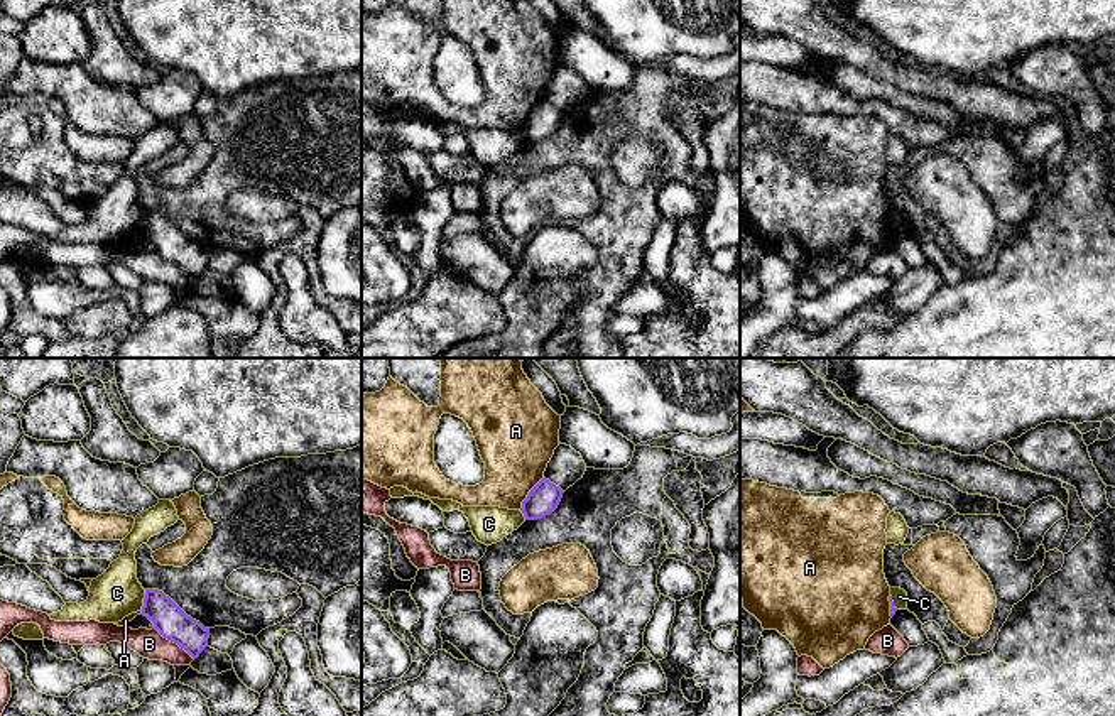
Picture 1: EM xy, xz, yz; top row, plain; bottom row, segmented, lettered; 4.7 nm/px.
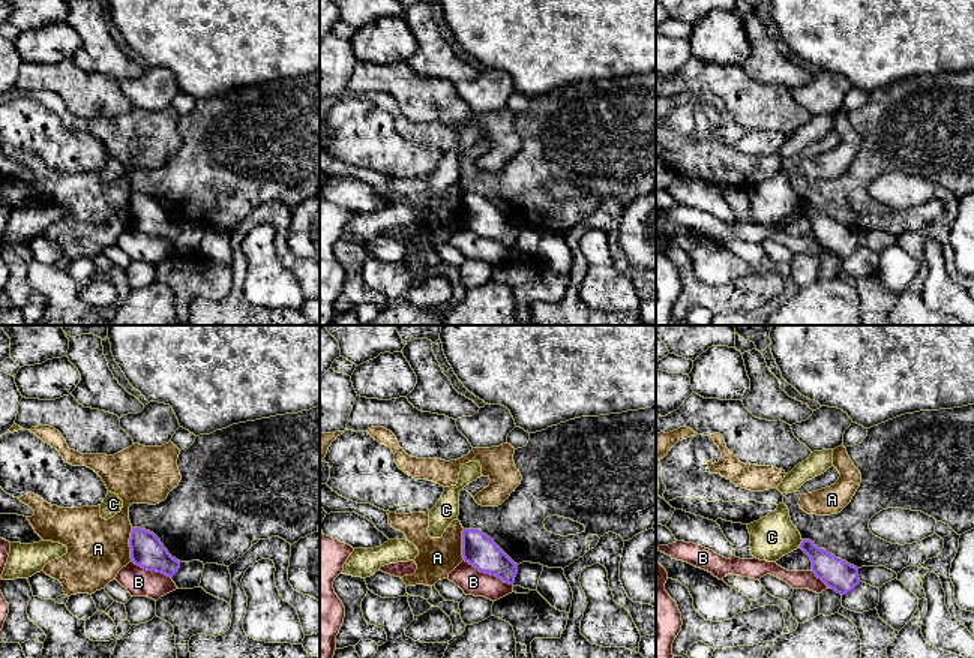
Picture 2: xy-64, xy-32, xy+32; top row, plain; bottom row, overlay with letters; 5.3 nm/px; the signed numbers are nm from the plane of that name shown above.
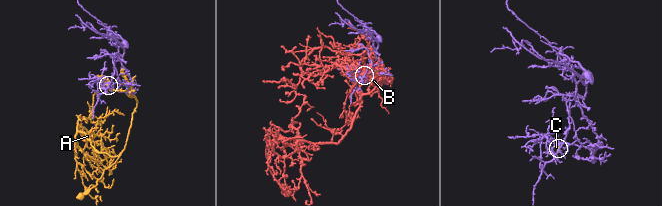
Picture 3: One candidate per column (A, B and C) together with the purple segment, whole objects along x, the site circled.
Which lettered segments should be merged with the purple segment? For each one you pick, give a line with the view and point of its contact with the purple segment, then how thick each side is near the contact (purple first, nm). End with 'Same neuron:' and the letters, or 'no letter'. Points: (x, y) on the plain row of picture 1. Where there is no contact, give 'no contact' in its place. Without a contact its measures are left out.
Same neuron: no letter

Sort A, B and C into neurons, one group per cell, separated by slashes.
A / B / C

